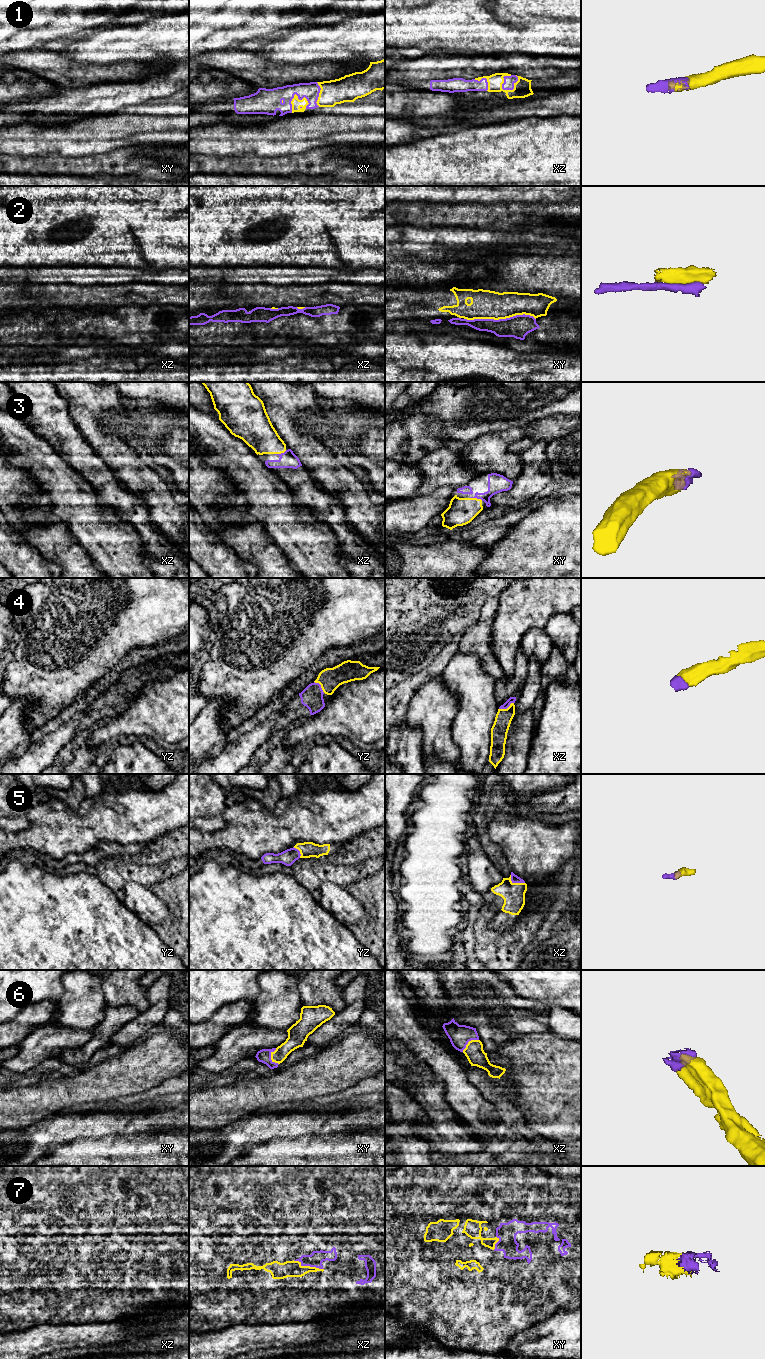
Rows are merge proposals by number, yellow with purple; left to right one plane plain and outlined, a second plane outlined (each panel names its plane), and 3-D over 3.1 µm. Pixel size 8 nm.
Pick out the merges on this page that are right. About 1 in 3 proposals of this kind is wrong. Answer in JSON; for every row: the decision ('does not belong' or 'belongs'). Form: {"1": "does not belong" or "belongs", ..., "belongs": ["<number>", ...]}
{"1": "belongs", "2": "does not belong", "3": "belongs", "4": "belongs", "5": "belongs", "6": "belongs", "7": "belongs", "belongs": ["1", "3", "4", "5", "6", "7"]}

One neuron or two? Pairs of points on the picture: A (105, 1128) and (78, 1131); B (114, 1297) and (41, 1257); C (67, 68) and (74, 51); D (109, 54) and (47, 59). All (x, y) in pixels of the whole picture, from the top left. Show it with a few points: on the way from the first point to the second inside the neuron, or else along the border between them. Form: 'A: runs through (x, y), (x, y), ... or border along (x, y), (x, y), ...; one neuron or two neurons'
A: runs through (98, 1128), (85, 1128); one neuron
B: runs through (95, 1294), (85, 1291), (72, 1291), (57, 1276); one neuron
C: border along (61, 51), (78, 62), (94, 64); two neurons
D: border along (61, 51), (78, 62), (92, 63); two neurons

